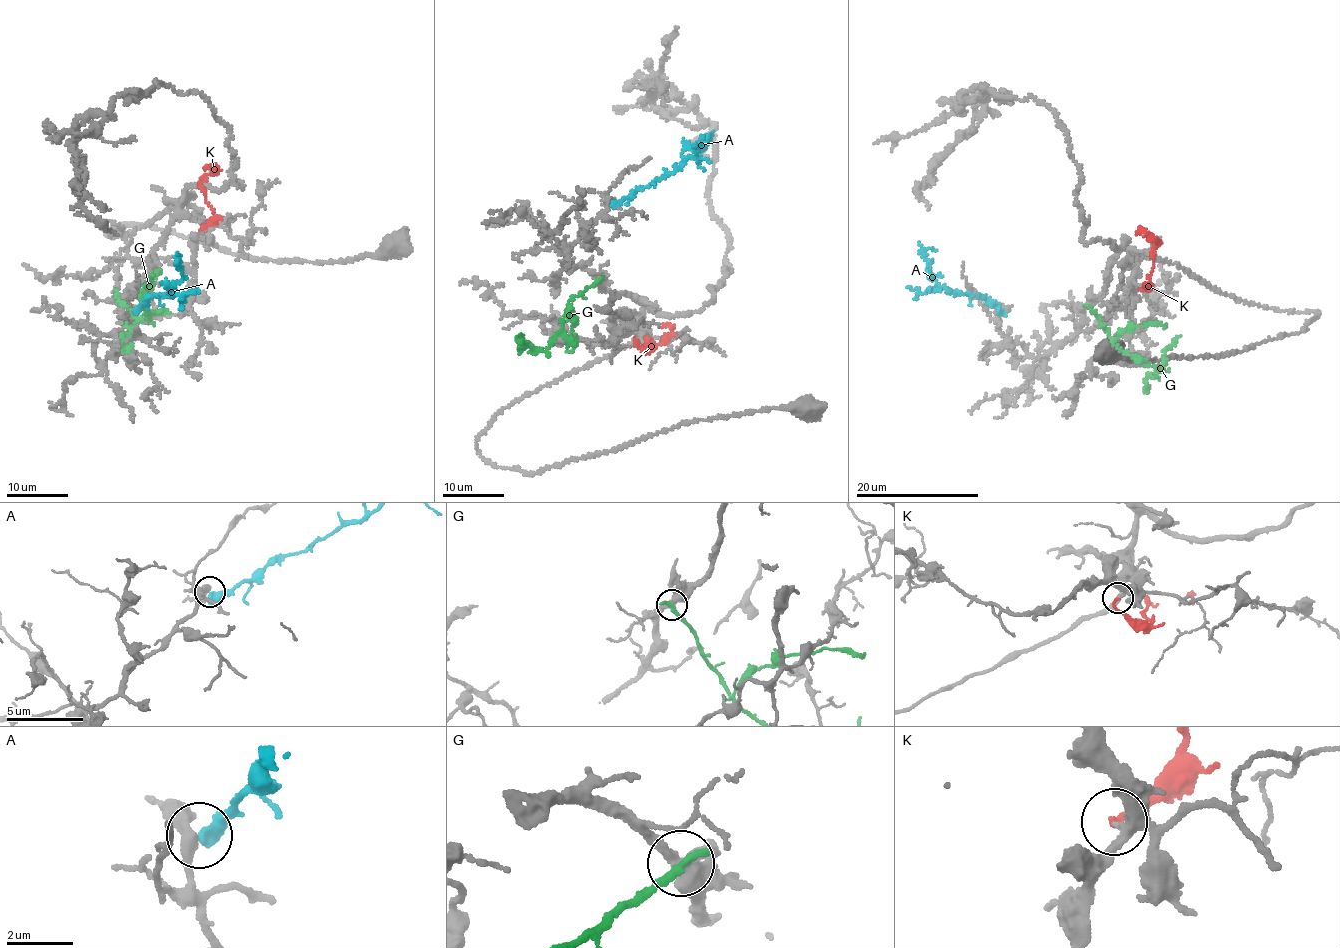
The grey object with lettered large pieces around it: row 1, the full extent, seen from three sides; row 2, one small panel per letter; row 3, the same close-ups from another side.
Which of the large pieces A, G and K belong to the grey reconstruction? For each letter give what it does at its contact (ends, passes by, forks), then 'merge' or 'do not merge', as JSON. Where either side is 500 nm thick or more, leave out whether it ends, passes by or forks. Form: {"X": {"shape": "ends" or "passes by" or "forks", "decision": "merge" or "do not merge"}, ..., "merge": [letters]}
{"A": {"decision": "do not merge"}, "G": {"shape": "ends", "decision": "do not merge"}, "K": {"shape": "ends", "decision": "merge"}, "merge": ["K"]}

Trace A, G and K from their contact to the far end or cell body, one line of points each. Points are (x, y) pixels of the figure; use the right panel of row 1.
A: (1000, 312), (979, 295), (956, 295), (938, 287), (931, 279), (925, 258), (927, 248), (935, 251)
G: (1088, 305), (1117, 346), (1158, 366), (1155, 373), (1147, 375), (1148, 384)
K: (1141, 289), (1148, 287), (1153, 249), (1159, 242), (1145, 232)

